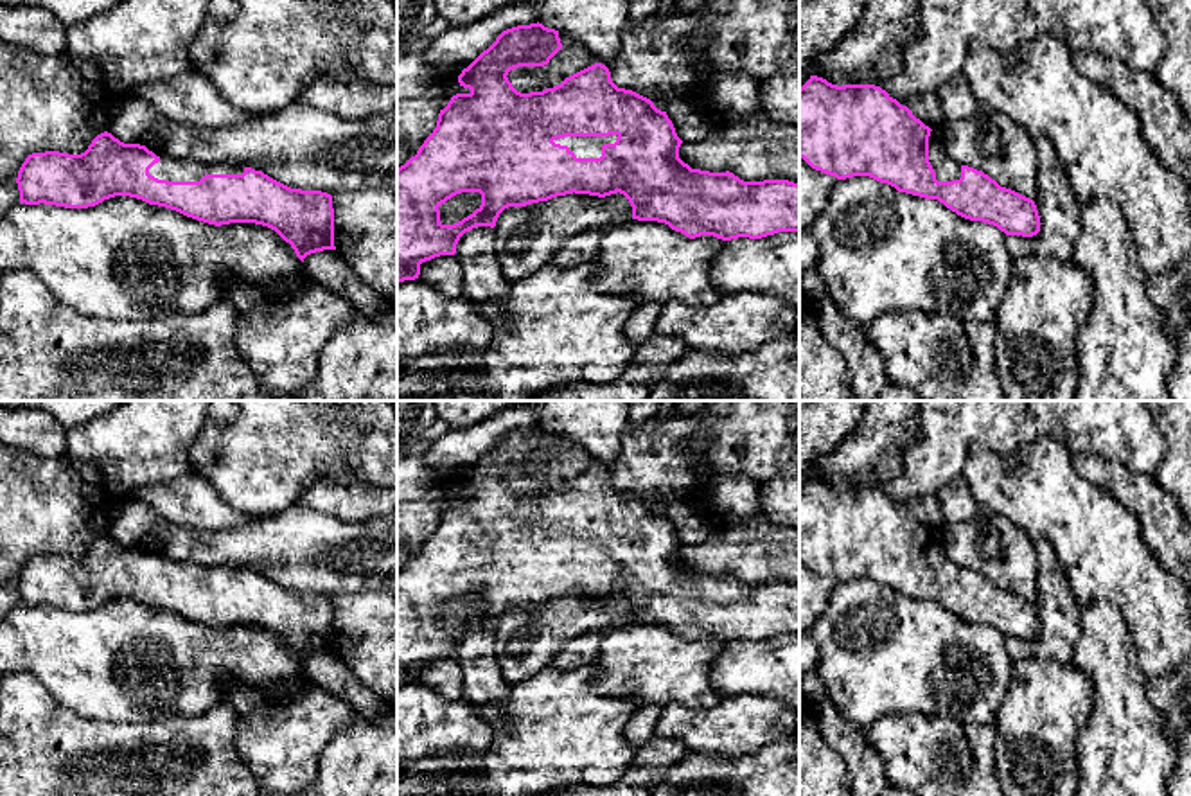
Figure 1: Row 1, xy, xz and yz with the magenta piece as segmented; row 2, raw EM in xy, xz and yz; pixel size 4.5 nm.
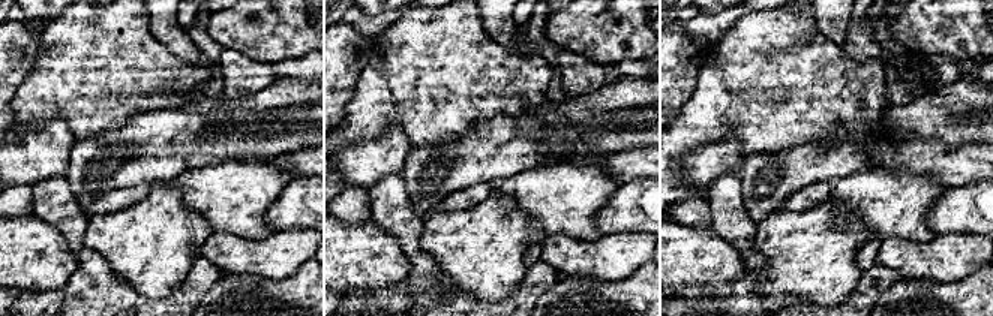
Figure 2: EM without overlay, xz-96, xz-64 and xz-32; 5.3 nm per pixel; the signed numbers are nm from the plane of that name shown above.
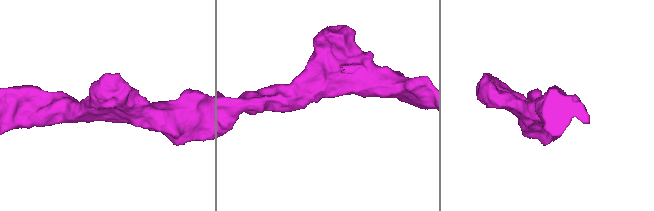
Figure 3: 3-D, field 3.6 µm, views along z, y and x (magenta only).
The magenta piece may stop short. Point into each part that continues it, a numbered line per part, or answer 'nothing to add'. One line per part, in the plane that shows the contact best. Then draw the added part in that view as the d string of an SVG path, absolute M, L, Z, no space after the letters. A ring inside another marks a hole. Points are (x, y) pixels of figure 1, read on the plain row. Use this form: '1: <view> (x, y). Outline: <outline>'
1: xz (582, 548). Outline: M618 537L609 539L564 539L553 543L555 546L568 548L577 561L600 561L604 546L614 546Z

